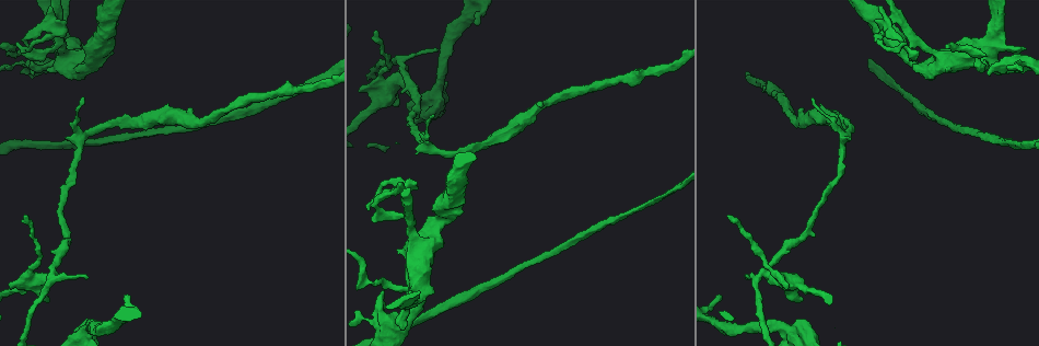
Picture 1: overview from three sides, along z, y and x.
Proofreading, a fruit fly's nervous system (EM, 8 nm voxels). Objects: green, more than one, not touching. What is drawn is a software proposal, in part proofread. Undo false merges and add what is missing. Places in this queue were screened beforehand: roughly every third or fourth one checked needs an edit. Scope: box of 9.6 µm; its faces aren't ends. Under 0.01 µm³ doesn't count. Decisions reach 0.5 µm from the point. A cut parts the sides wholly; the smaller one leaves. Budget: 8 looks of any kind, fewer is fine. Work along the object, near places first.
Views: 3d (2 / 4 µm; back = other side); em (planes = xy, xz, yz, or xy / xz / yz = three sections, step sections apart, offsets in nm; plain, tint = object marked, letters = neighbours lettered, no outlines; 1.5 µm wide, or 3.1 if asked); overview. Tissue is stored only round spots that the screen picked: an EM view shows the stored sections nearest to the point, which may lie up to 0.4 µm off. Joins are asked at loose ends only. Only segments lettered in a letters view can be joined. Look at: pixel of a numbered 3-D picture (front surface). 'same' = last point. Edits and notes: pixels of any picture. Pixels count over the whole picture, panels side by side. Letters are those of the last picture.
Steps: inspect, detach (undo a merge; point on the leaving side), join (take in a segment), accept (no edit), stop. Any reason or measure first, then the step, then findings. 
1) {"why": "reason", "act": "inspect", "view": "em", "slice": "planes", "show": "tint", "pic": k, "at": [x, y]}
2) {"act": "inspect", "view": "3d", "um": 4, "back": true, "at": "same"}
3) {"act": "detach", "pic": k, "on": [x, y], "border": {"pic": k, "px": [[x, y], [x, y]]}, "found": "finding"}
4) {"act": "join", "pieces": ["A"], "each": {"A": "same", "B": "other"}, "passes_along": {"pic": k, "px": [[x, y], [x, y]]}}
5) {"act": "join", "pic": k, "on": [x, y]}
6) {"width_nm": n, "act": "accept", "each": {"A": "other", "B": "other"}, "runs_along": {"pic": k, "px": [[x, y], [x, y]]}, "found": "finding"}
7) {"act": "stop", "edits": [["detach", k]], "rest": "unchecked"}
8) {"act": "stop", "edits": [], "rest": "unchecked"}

{"why": "abrupt turn", "act": "inspect", "view": "em", "slice": "xz", "step": 8, "show": "tint", "pic": 1, "at": [15, 54]}

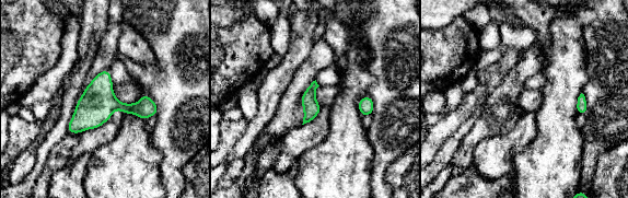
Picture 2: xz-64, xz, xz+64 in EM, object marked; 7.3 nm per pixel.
{"why": "cut it another way", "act": "inspect", "view": "em", "slice": "yz", "step": 8, "show": "tint", "at": "same"}

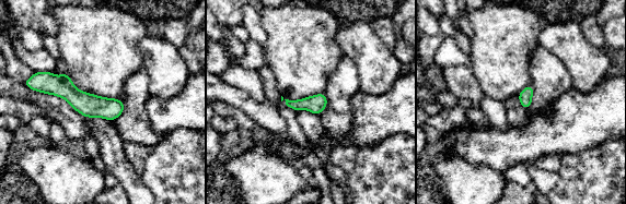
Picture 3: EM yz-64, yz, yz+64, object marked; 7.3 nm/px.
{"why": "see the neighbours", "act": "inspect", "view": "em", "slice": "yz", "step": 8, "show": "letters", "at": "same"}

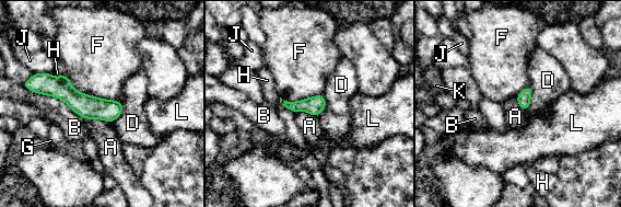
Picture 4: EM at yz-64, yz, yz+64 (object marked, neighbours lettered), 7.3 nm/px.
{"act": "accept", "each": {"A": "other", "B": "other", "D": "other", "F": "other", "G": "other", "H": "other", "J": "other", "K": "other", "L": "other"}, "border": {"pic": 4, "px": [[62, 71], [77, 90], [120, 103]]}, "found": "continuous, no second neuron"}

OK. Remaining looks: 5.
{"why": "branch stops here", "act": "inspect", "view": "3d", "um": 4, "pic": 1, "at": [478, 23]}

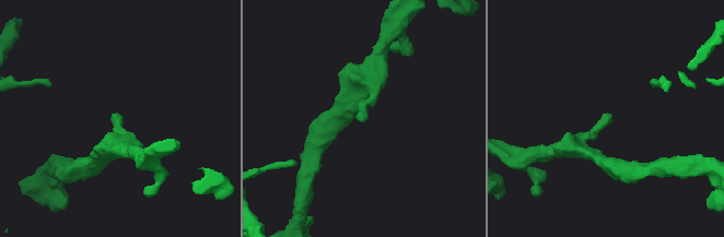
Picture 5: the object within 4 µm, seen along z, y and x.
{"why": "now the EM", "act": "inspect", "view": "em", "slice": "xy", "step": 4, "show": "tint", "pic": 5, "at": [610, 116]}

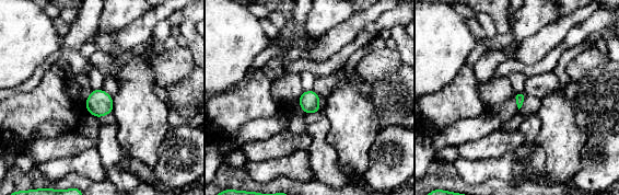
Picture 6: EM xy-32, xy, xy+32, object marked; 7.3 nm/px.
{"why": "cut it another way", "act": "inspect", "view": "em", "slice": "planes", "show": "letters", "at": "same"}

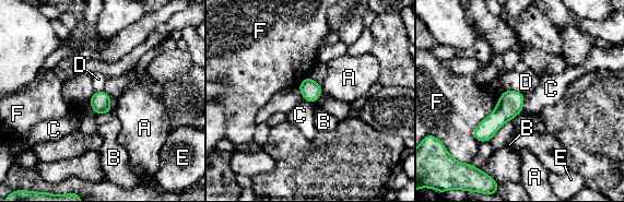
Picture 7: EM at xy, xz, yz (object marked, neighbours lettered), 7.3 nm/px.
{"act": "accept", "each": {"A": "other", "B": "other", "C": "other", "D": "other", "E": "other", "F": "other"}, "found": "no lettered segment goes on from it"}

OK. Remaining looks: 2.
{"act": "inspect", "view": "3d", "um": 4, "pic": 1, "at": [25, 217]}

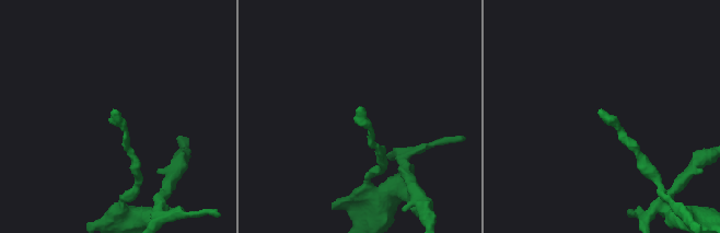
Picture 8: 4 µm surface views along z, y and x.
{"act": "inspect", "view": "em", "slice": "planes", "show": "letters", "pic": 8, "at": [359, 106]}

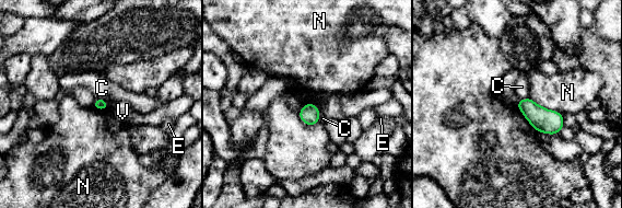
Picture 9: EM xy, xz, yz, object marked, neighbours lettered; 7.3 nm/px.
{"longest_contact_nm": ["N", 280], "act": "accept", "each": {"C": "other", "E": "other", "N": "other", "V": "other"}, "border": {"pic": 9, "px": [[96, 97], [101, 97], [108, 103]]}, "found": "none of them fits"}

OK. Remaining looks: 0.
{"act": "stop", "edits": [], "rest": "unchecked"}

